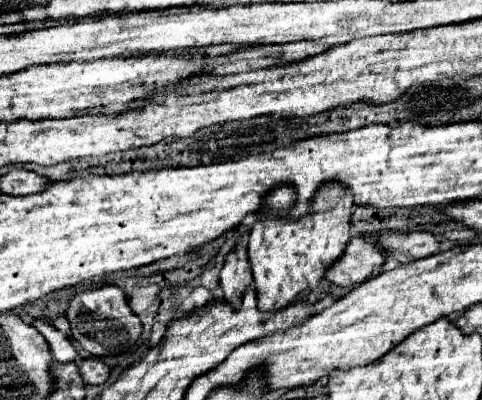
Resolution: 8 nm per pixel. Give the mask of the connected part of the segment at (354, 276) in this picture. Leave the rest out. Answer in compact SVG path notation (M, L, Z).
M351 236L343 256L327 268L325 278L333 284L351 288L371 276L373 270L383 262L385 258L369 240L365 240L363 236Z

